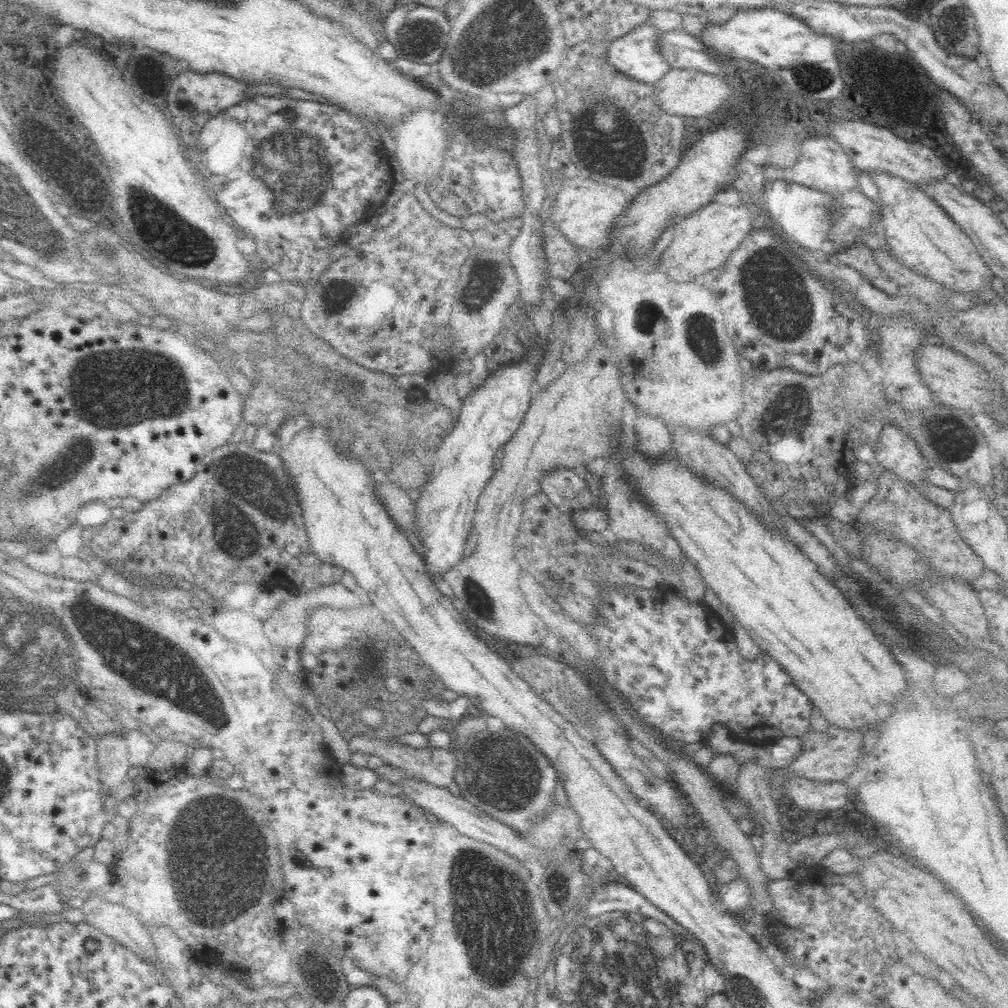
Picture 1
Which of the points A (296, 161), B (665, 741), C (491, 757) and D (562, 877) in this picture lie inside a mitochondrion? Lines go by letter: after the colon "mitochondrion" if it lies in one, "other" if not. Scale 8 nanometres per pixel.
A: mitochondrion
B: other
C: mitochondrion
D: mitochondrion

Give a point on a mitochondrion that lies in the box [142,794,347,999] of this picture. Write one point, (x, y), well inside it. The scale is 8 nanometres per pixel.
(322, 973)

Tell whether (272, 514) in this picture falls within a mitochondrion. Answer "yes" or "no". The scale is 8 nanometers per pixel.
yes

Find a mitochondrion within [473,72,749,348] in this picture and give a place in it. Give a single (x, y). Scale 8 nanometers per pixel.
(622, 158)

